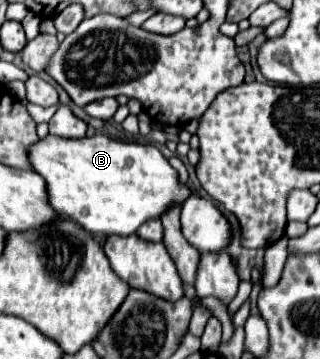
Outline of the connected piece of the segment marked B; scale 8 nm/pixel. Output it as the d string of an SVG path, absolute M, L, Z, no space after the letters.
M49 134L47 138L31 146L29 160L33 164L33 170L41 174L47 182L51 206L59 214L65 214L71 220L79 222L91 234L131 236L139 230L139 226L143 226L143 222L147 222L147 218L161 218L165 210L175 204L183 204L185 198L191 196L191 188L179 182L177 170L173 170L167 158L151 144L119 142L105 134L95 134L91 138L85 136L79 140L57 138Z

